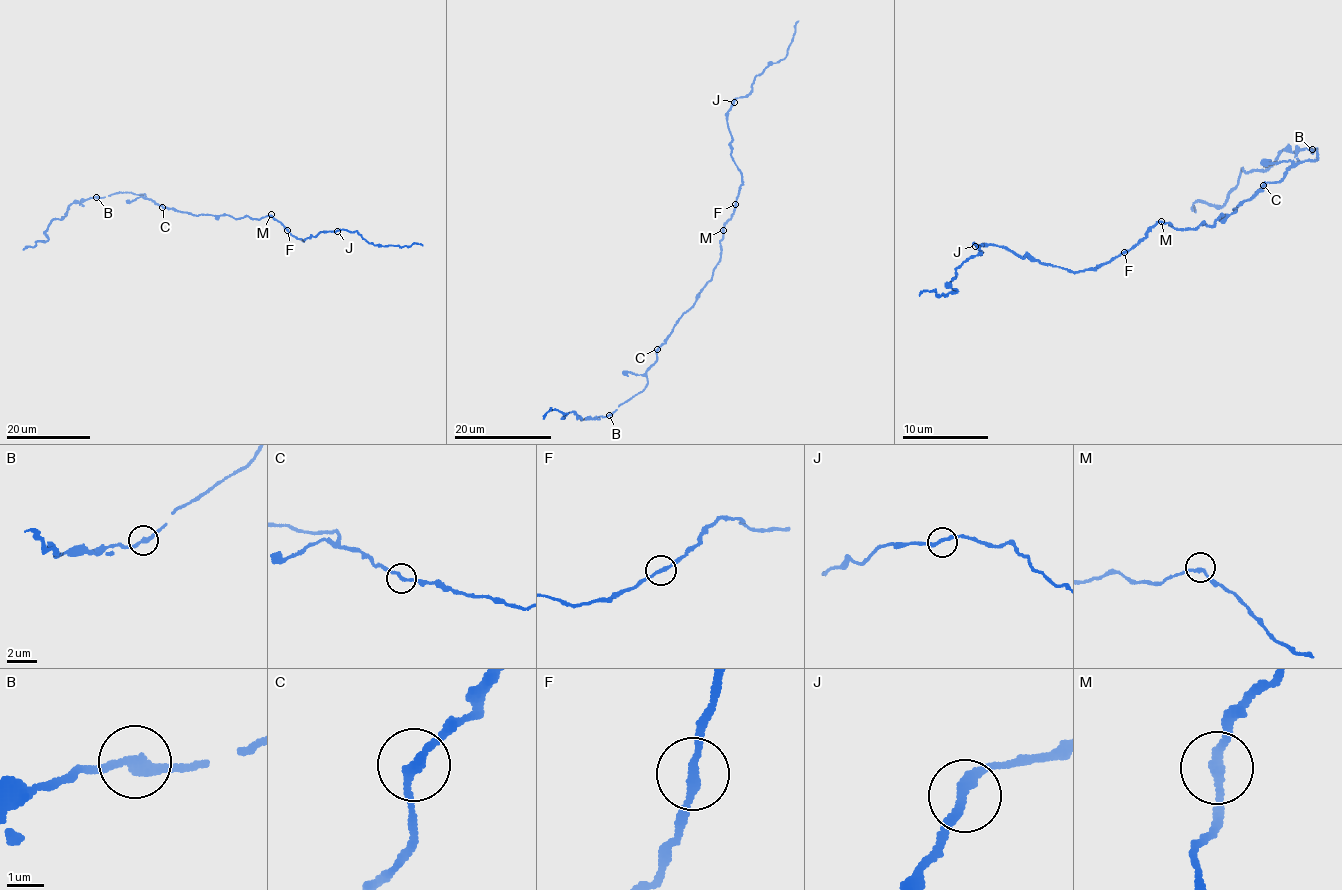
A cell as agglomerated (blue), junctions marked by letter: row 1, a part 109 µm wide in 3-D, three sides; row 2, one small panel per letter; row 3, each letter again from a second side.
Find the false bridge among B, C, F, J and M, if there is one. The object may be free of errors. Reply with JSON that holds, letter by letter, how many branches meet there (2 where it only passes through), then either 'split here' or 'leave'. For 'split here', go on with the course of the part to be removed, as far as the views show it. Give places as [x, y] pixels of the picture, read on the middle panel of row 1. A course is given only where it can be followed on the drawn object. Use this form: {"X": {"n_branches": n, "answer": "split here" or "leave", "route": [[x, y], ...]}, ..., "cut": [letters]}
{"B": {"n_branches": 2, "answer": "split here", "route": [[609, 415], [581, 420], [573, 412], [564, 419], [566, 413], [550, 408], [542, 418]]}, "C": {"n_branches": 2, "answer": "leave"}, "F": {"n_branches": 2, "answer": "leave"}, "J": {"n_branches": 2, "answer": "leave"}, "M": {"n_branches": 2, "answer": "leave"}, "cut": ["B"]}

